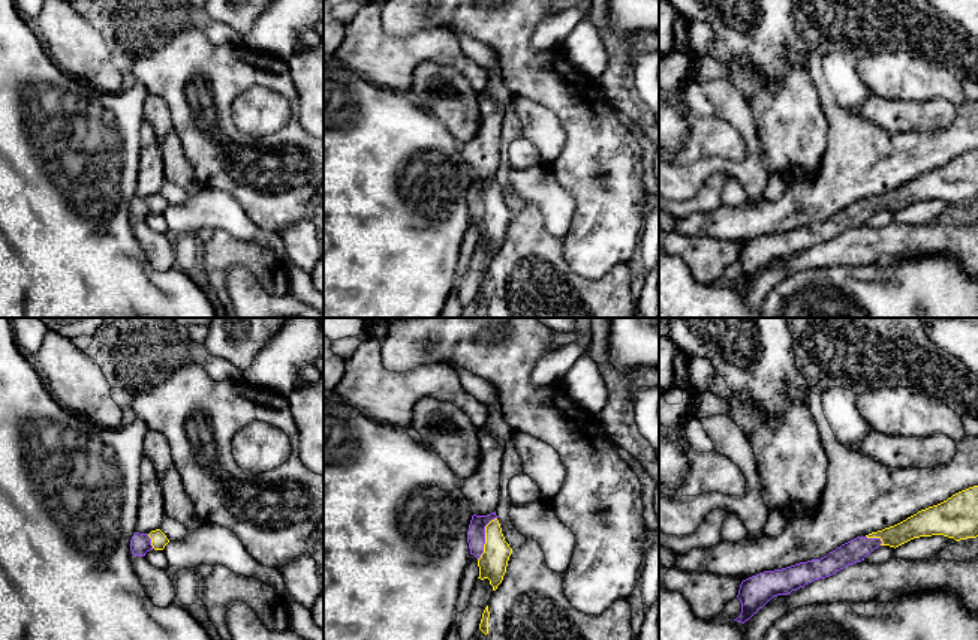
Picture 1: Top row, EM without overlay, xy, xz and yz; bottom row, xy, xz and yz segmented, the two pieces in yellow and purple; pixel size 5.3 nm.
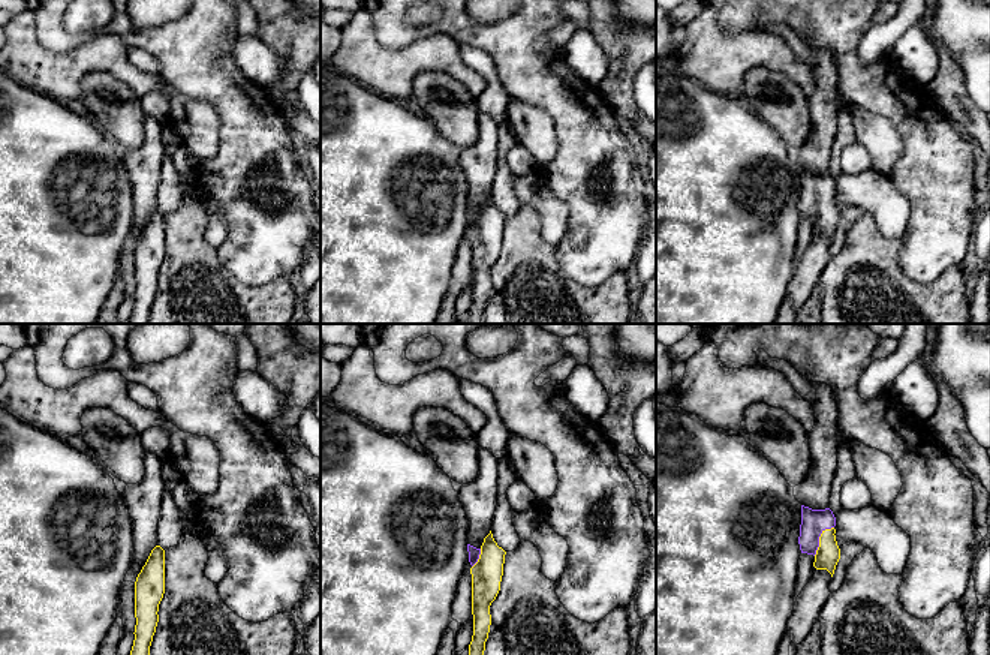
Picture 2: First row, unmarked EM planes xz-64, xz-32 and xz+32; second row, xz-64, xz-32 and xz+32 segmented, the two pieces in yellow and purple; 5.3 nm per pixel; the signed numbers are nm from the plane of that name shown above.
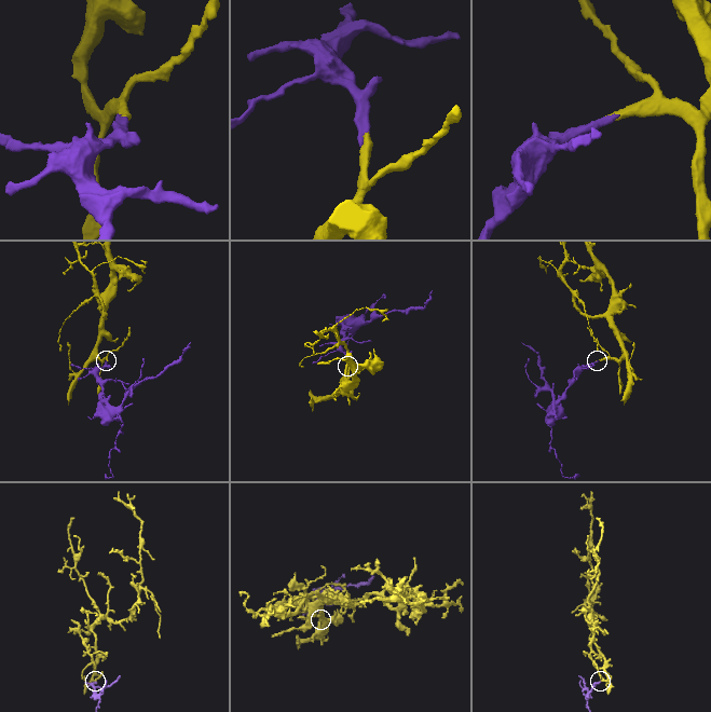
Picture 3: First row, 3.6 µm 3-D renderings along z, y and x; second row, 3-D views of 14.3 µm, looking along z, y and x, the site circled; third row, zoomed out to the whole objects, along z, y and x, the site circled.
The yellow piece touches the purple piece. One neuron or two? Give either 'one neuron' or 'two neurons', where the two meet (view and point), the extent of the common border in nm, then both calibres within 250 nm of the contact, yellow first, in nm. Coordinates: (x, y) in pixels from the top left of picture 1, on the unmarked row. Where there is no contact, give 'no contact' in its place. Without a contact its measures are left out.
one neuron; meets yellow in xz at (486, 203); contact 260 nm long; 150 nm thick on the yellow side, 100 nm on the other

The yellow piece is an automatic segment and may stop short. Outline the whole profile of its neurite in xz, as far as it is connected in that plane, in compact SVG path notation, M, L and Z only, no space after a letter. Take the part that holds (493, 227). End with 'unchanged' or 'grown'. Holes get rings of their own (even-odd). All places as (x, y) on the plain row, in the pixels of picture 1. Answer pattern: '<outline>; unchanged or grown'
M496 175L487 180L472 180L467 207L470 219L478 223L478 243L488 243L493 255L496 255L503 244L512 217L502 198Z; grown

